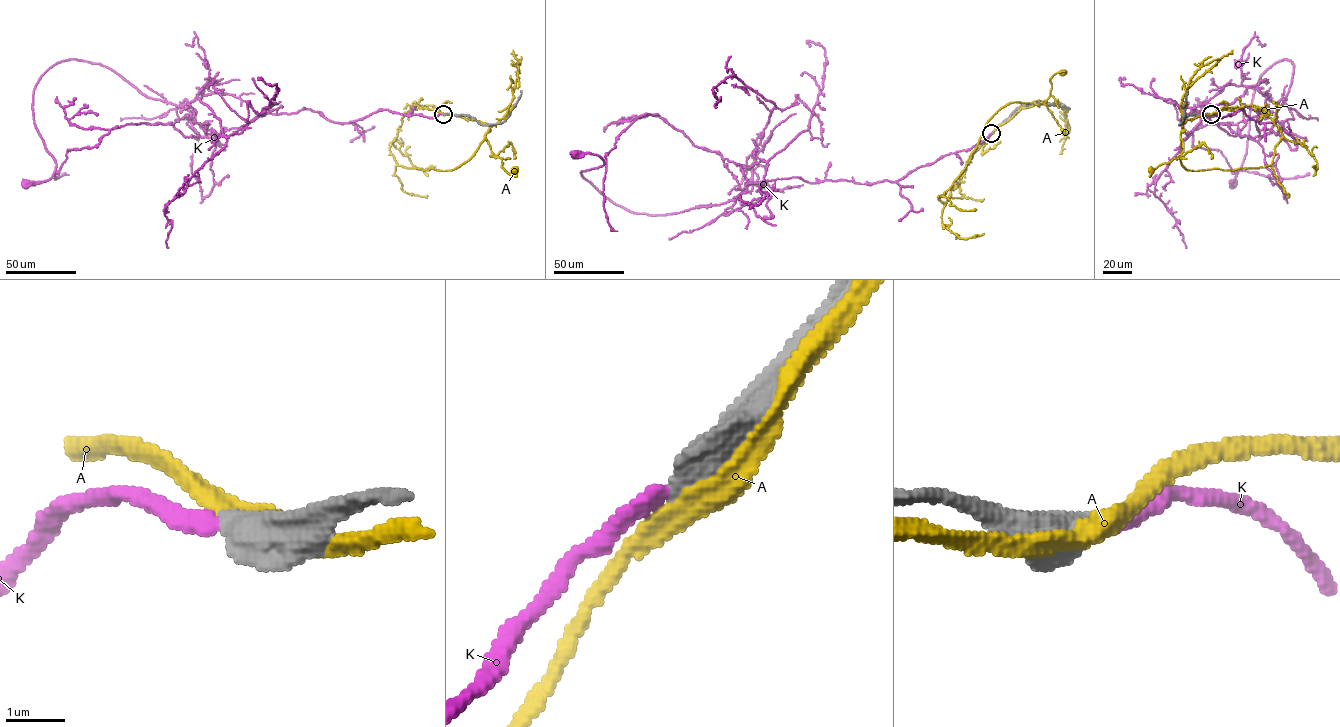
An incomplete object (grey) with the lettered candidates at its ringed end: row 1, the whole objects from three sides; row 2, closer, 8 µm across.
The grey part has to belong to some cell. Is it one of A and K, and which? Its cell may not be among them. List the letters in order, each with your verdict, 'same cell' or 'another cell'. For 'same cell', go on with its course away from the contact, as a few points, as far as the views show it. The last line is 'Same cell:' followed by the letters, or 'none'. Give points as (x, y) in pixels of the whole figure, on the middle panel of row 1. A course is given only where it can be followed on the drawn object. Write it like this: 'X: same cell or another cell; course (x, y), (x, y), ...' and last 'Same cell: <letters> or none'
A: another cell
K: same cell; course (991, 133), (894, 182), (765, 180), (736, 199), (657, 215), (614, 204), (582, 175), (603, 160), (577, 155)
Same cell: K

